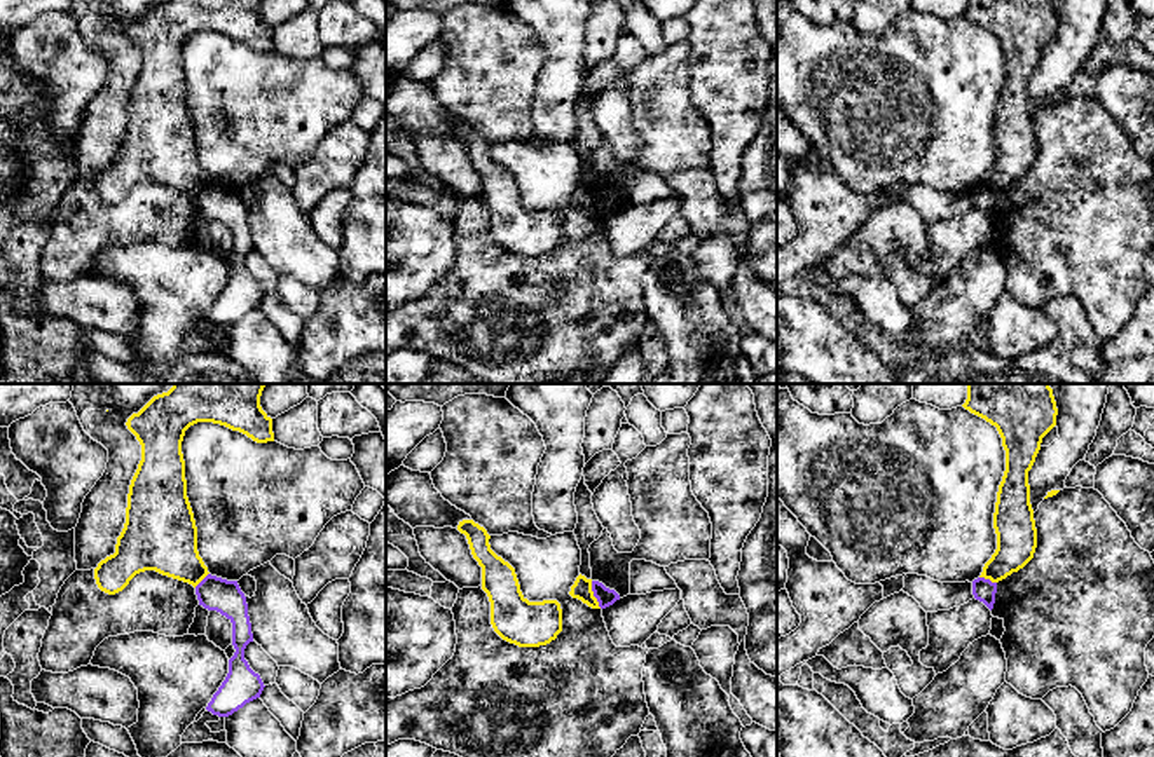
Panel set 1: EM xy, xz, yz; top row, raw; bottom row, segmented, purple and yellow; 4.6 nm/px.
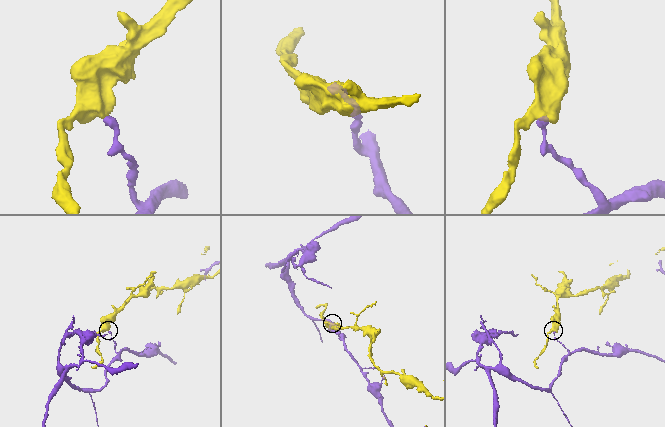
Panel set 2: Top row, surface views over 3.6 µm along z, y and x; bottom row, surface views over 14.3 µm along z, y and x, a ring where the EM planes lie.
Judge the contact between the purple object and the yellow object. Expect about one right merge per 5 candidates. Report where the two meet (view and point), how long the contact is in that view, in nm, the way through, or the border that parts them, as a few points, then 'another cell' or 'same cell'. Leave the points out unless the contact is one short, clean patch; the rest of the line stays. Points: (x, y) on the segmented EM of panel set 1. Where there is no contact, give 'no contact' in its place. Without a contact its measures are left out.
xz (594, 595) | 140 nm | along xz (590, 581), (590, 590), (601, 607) | another cell

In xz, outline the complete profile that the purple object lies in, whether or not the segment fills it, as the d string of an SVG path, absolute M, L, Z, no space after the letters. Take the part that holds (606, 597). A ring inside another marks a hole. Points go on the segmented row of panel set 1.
M592 581L592 591L594 591L594 597L597 598L601 609L606 609L606 607L613 605L616 600L620 600L620 595L615 590L606 588L599 581Z

